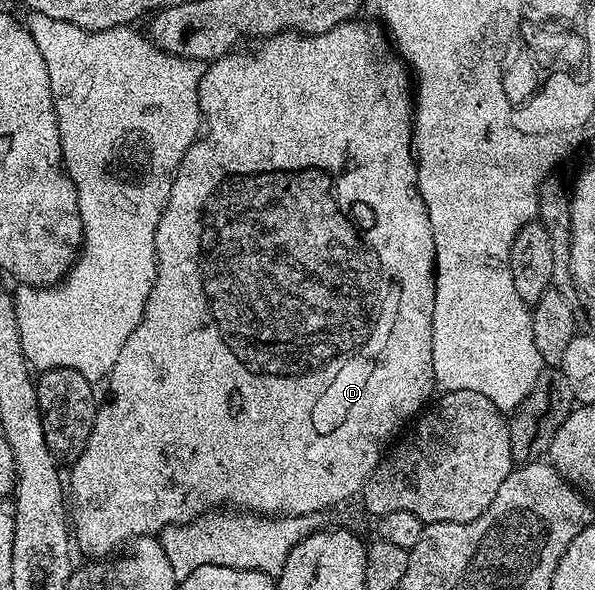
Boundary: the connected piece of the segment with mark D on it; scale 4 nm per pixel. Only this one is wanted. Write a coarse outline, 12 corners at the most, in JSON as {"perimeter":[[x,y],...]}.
{"perimeter":[[381,25],[198,82],[68,474],[109,559],[361,495],[431,401]]}

